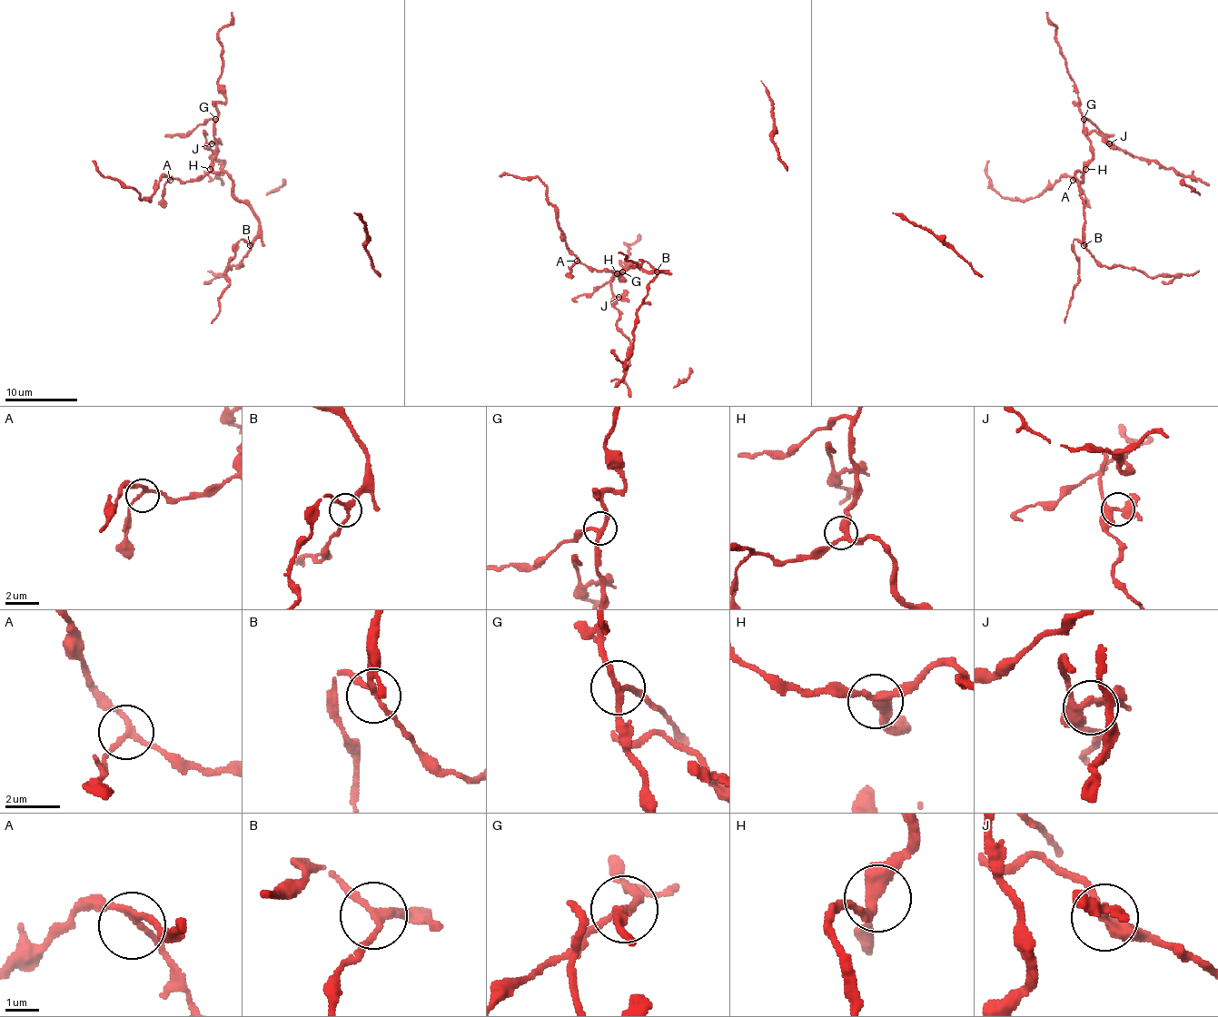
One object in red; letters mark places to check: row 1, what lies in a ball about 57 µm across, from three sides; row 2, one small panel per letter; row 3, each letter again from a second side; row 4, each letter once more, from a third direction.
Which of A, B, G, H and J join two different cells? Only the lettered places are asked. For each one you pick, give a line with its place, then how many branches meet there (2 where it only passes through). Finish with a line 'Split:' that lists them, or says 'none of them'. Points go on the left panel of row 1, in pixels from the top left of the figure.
Split: none of them

